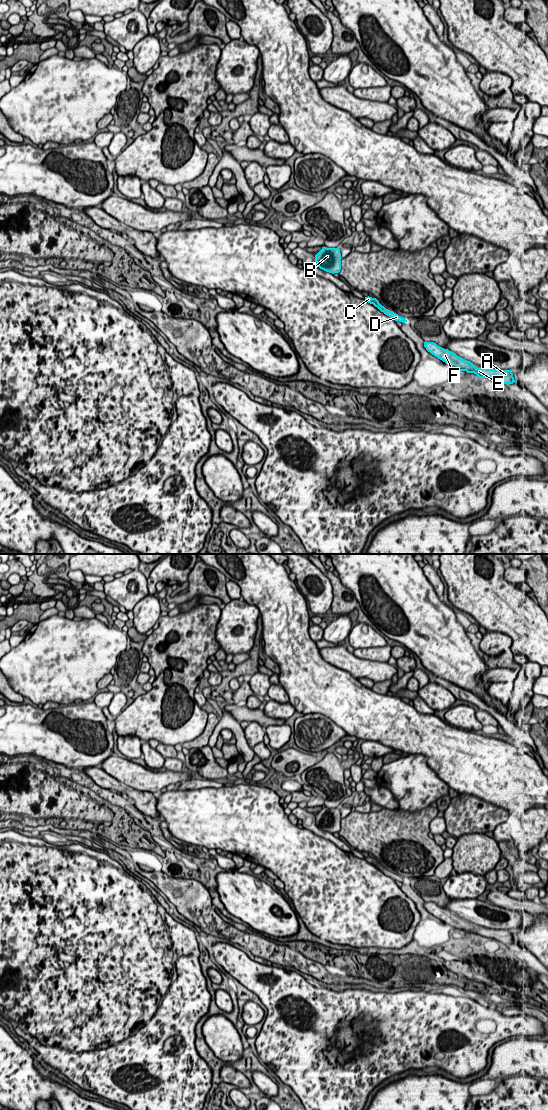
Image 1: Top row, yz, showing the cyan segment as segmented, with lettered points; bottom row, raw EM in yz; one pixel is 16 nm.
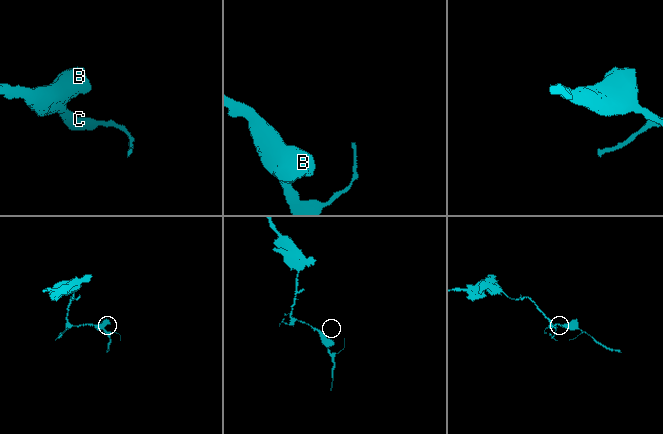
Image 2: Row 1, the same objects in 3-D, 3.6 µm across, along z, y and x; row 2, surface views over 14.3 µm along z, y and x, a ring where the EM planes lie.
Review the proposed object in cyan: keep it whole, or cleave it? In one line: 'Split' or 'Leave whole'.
Leave whole

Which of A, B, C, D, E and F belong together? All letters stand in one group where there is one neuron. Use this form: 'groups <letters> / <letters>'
groups A B C D E F

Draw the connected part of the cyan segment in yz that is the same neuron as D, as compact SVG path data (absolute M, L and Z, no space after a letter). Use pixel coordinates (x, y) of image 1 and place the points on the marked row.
M368 296L368 297L365 297L365 300L368 303L373 304L381 312L383 312L385 315L389 316L393 320L399 321L399 322L402 322L402 323L407 322L407 320L405 318L399 316L398 314L394 313L393 311L390 311L390 310L386 309L384 306L382 306L376 298L372 298L372 297Z

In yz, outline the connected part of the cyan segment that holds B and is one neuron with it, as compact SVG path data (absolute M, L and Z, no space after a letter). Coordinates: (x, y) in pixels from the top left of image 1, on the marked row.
M339 247L322 249L315 255L316 265L329 273L339 273L341 270L341 253Z

